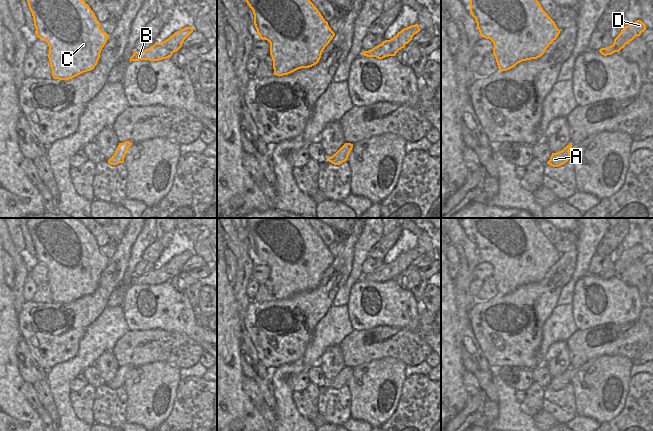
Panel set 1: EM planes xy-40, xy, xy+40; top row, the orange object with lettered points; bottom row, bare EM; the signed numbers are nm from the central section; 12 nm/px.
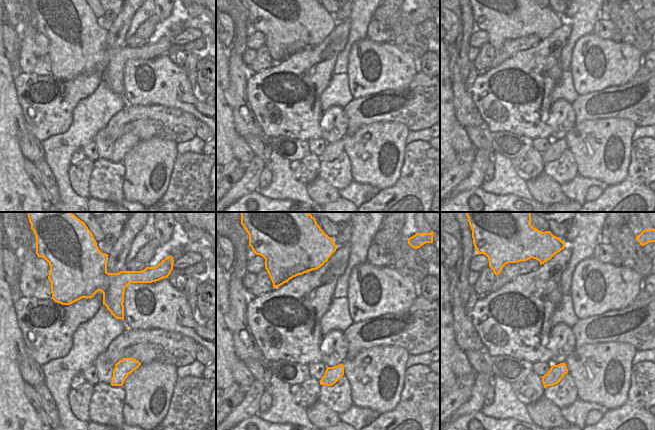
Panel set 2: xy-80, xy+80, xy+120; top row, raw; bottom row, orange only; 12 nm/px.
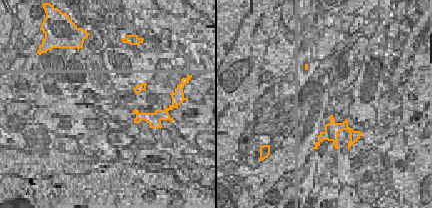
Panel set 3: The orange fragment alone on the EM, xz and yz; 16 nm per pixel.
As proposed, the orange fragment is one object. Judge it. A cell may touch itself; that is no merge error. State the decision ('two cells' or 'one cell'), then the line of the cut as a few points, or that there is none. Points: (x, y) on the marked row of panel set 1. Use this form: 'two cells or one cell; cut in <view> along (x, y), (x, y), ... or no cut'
two cells; cut in xy-40 along (154, 44), (165, 44), (173, 52)

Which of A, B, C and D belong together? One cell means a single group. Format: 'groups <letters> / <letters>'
groups A B C / D

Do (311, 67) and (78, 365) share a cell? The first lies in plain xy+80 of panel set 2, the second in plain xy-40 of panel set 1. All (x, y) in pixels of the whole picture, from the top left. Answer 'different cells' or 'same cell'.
different cells

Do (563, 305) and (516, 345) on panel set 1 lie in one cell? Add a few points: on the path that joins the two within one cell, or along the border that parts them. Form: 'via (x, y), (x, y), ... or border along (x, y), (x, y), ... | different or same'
border along (557, 299), (557, 305), (542, 328), (540, 343) | different

